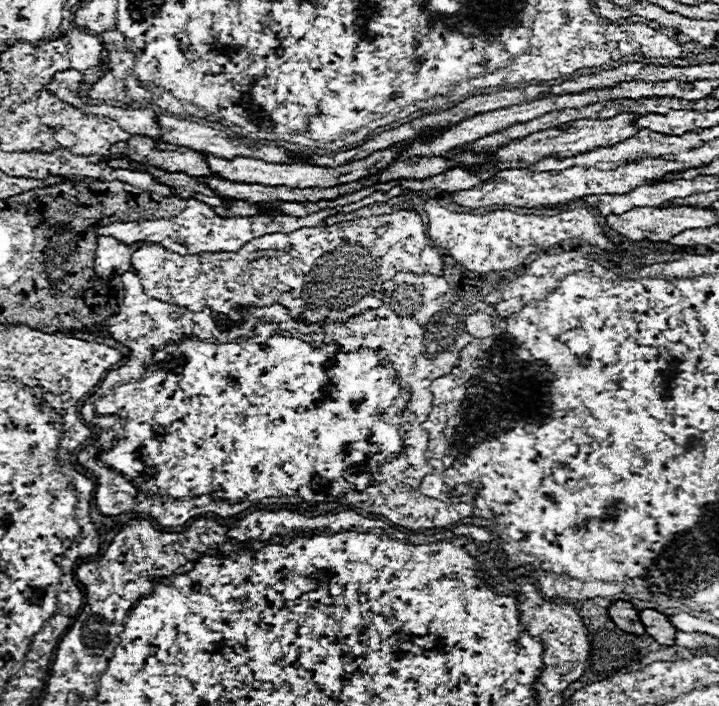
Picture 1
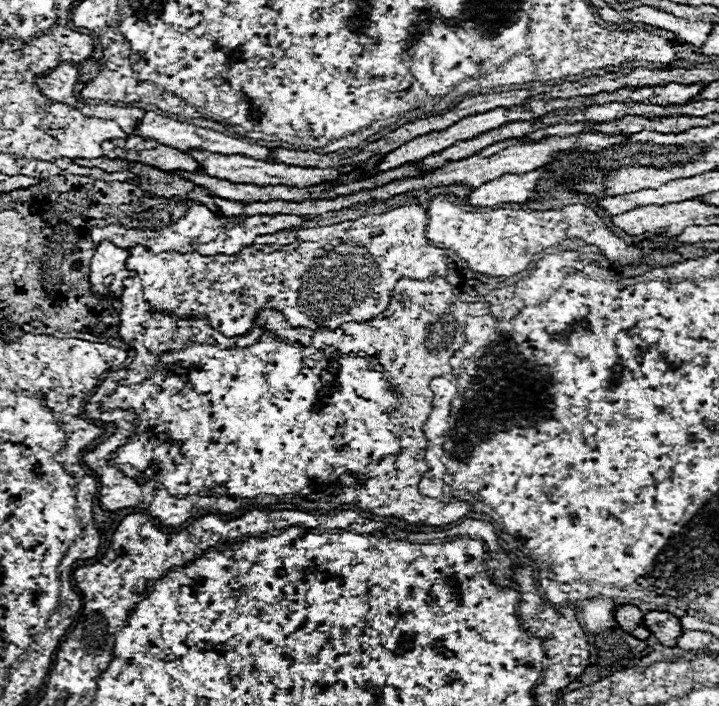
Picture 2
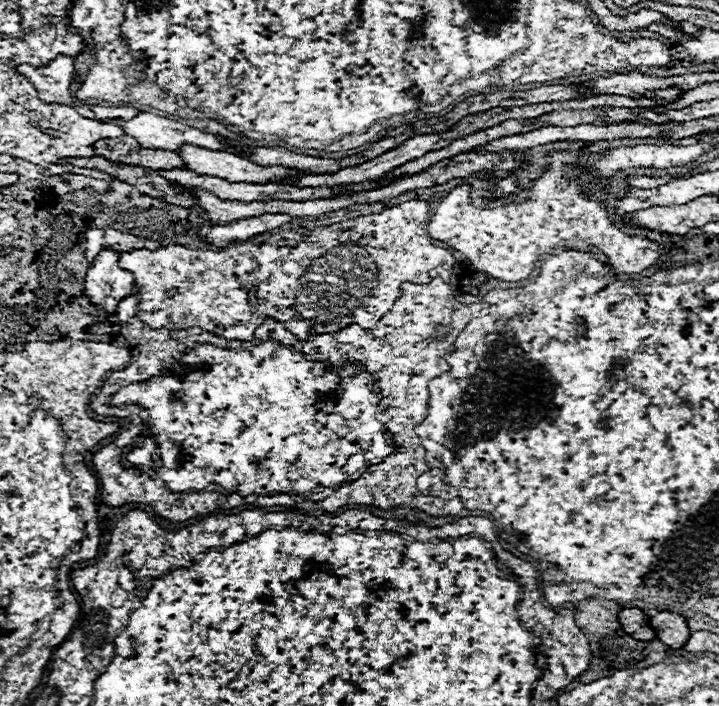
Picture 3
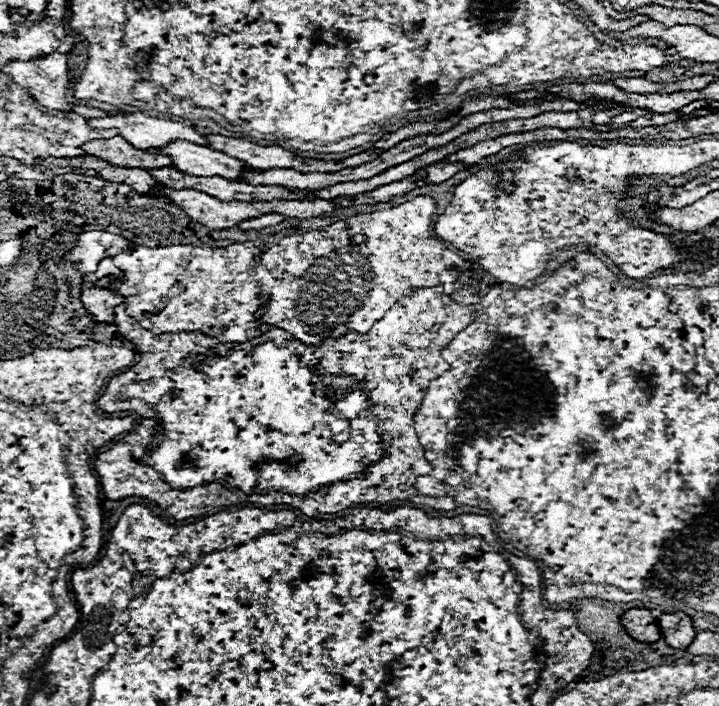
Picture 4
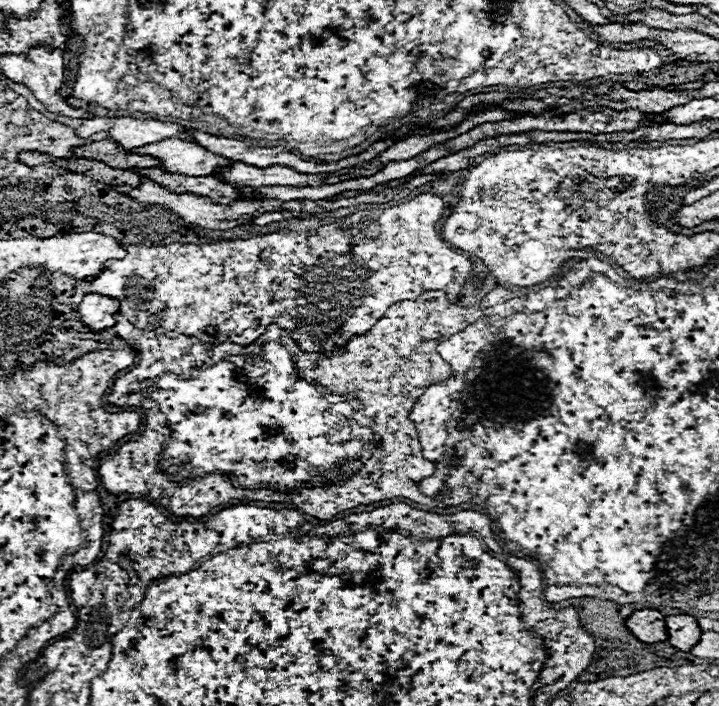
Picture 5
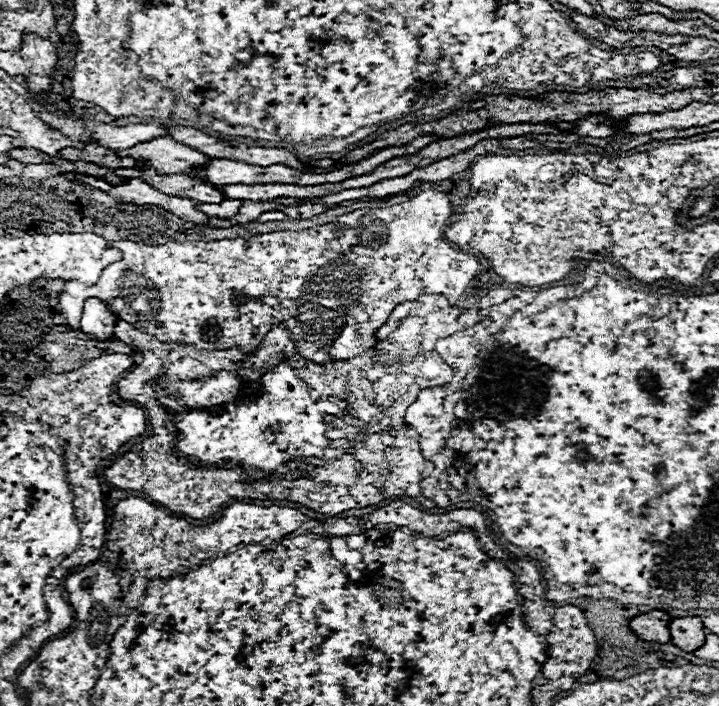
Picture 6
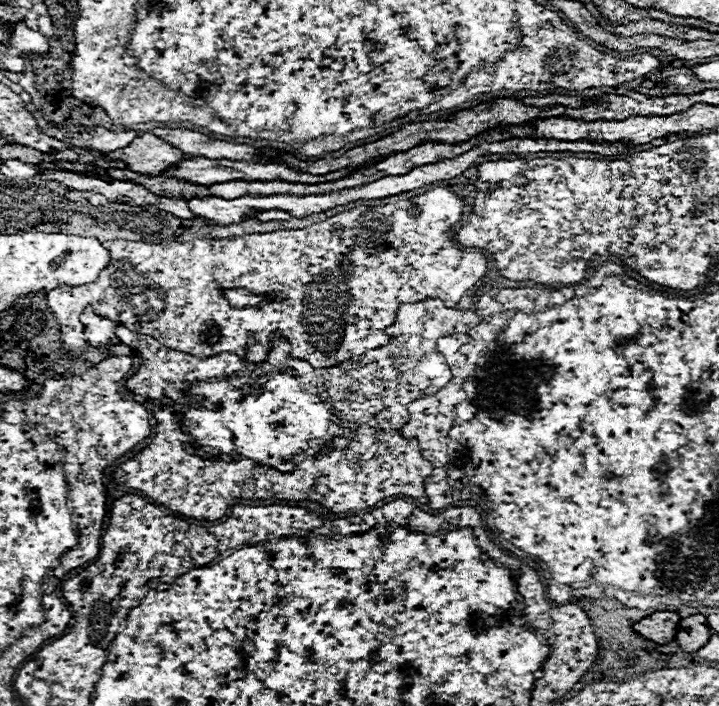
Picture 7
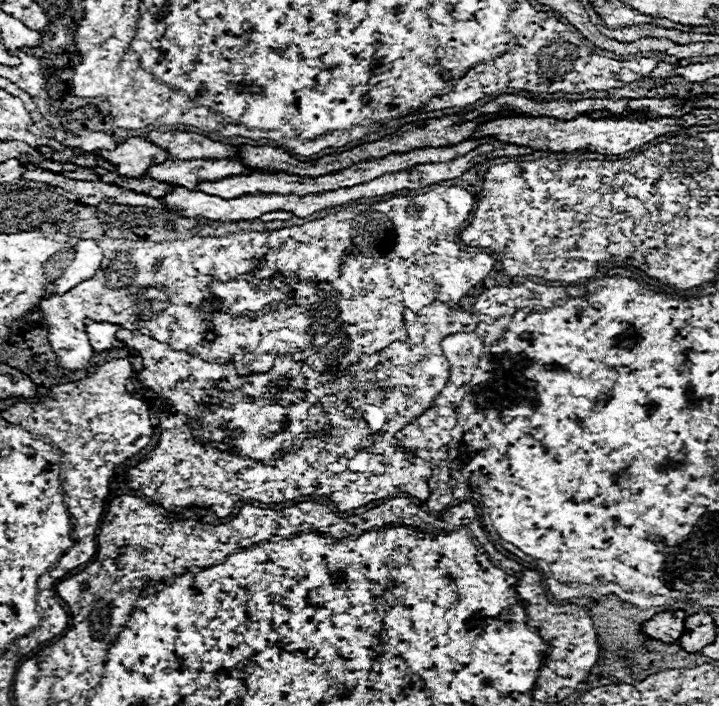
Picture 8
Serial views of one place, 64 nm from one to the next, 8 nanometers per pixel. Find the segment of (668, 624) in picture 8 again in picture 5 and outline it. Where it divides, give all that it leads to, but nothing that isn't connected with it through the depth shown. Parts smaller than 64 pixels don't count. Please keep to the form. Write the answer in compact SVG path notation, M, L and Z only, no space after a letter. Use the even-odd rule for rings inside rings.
M636 610L628 616L626 626L642 642L662 642L668 638L664 616L658 610Z

